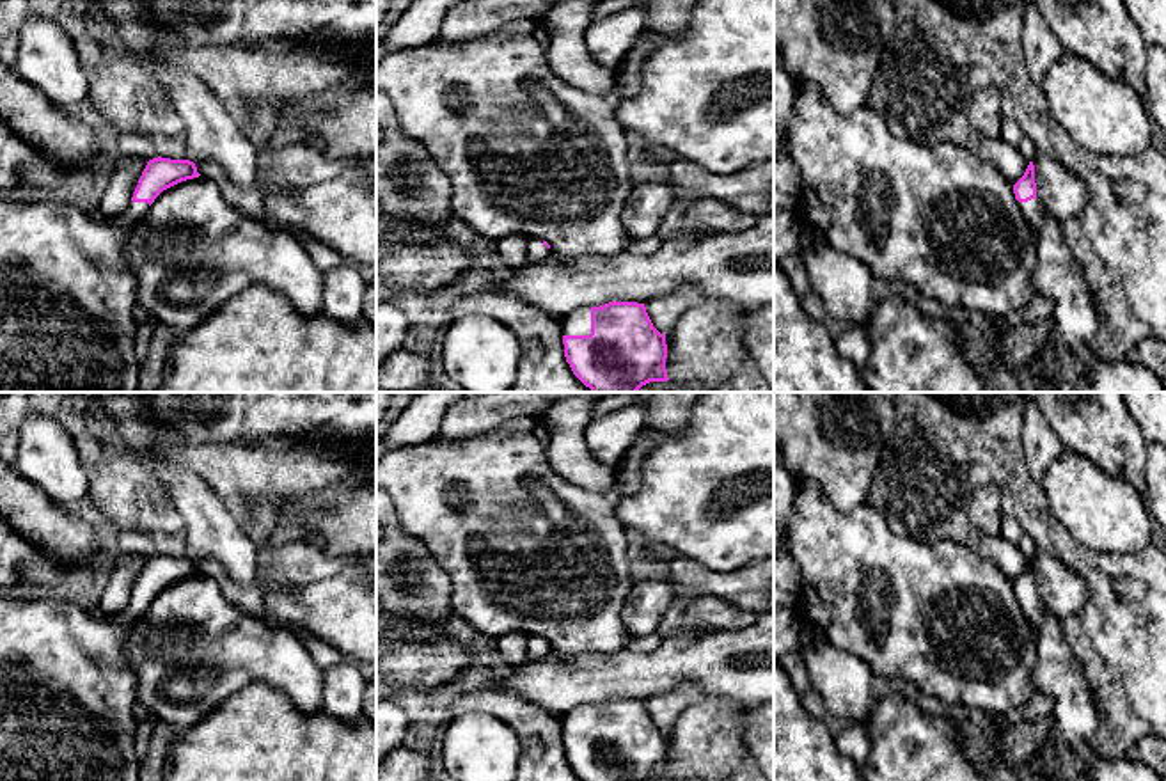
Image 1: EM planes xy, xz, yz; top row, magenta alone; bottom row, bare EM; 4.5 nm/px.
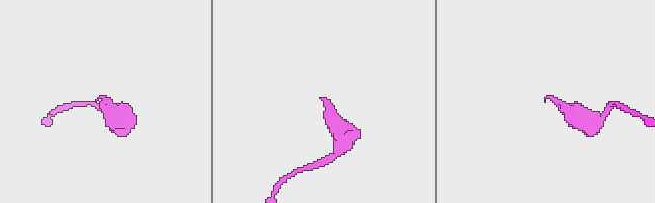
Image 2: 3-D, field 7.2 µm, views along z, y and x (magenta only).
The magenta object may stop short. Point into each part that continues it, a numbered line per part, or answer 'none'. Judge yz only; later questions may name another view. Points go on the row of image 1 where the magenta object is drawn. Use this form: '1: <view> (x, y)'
1: yz (1058, 277)

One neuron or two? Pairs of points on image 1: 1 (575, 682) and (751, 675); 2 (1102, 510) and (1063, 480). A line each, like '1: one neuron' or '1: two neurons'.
1: one neuron
2: one neuron

